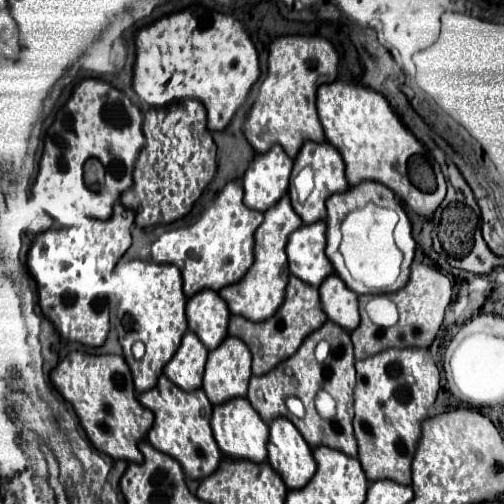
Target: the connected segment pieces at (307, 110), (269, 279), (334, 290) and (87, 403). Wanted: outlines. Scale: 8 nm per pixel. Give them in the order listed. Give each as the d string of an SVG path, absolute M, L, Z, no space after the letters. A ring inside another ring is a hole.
M286 35L278 37L270 45L270 59L268 59L268 77L264 79L258 99L252 105L248 119L244 123L244 135L252 143L258 153L268 151L272 145L280 145L292 159L296 159L300 147L306 141L324 143L324 131L316 113L316 89L324 83L334 83L338 77L338 53L330 41L322 37L302 37L302 35Z
M284 195L274 207L270 207L268 213L264 213L264 221L256 231L256 247L254 247L254 263L244 275L242 281L224 287L220 291L220 297L228 303L228 309L232 315L240 315L250 321L266 321L270 319L278 307L284 301L290 269L288 269L288 259L286 259L286 243L292 231L302 225L302 219L296 215L296 211L290 205L290 197Z
M330 275L320 285L322 309L328 319L346 331L354 331L360 325L358 313L358 295L346 287L346 283L338 275Z
M74 351L70 353L52 373L52 385L58 393L72 403L80 425L84 427L90 443L110 455L112 459L124 459L130 463L140 463L142 453L138 451L138 441L146 437L154 423L152 411L144 409L134 391L132 373L120 355L88 355Z

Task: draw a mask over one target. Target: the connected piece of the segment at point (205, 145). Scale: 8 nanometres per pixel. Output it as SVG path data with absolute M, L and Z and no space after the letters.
M184 99L180 103L172 103L160 109L150 109L144 115L144 137L146 145L140 149L134 167L134 187L120 197L120 203L124 207L132 207L132 211L136 213L134 223L138 227L174 223L190 213L192 205L198 201L198 197L216 173L216 145L206 127L206 111L196 99Z

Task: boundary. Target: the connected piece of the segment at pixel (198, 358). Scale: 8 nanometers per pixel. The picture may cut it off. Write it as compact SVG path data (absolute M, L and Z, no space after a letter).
M188 331L170 359L170 363L164 367L164 375L176 383L184 391L194 391L202 387L202 375L206 365L206 347L200 343L200 339Z

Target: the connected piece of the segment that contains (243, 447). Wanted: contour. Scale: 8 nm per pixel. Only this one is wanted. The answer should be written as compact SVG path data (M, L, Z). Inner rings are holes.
M232 399L228 403L216 405L212 413L212 433L222 453L232 459L244 459L252 463L266 461L266 443L268 443L268 425L252 411L248 399Z

